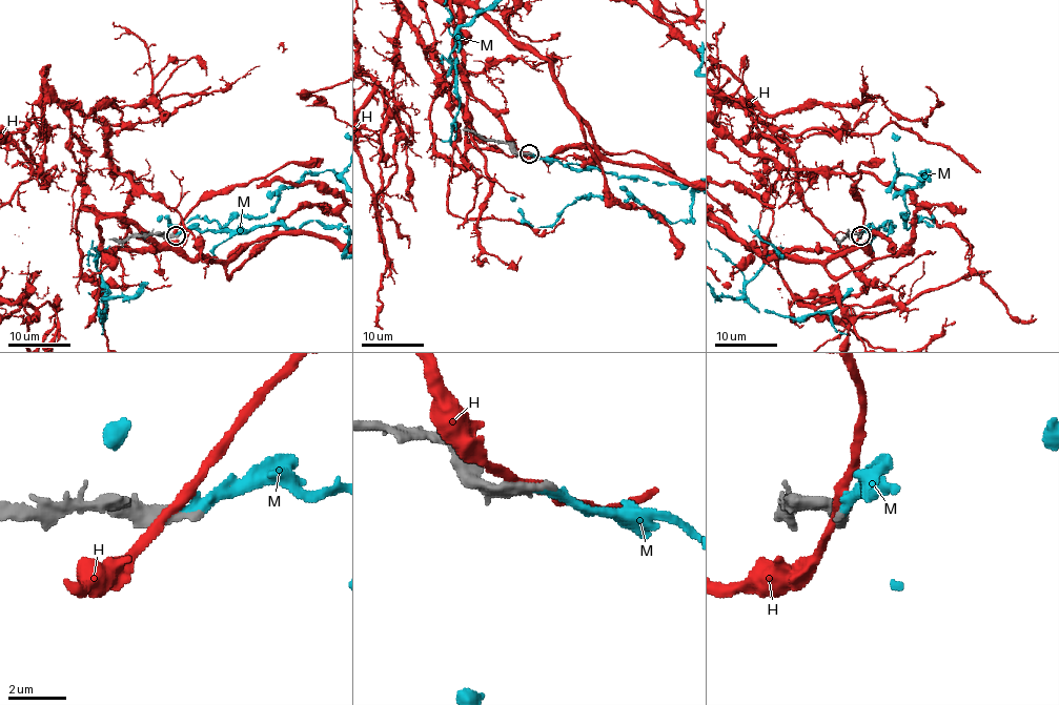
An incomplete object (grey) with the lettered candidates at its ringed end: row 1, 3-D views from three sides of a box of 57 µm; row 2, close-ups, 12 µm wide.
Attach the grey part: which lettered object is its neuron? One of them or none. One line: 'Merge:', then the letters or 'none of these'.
Merge: M

